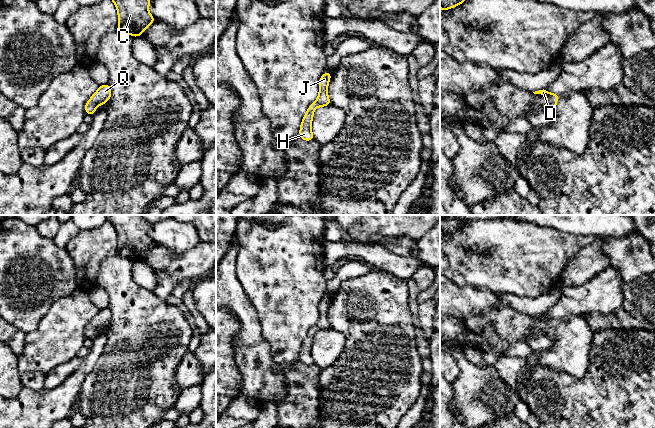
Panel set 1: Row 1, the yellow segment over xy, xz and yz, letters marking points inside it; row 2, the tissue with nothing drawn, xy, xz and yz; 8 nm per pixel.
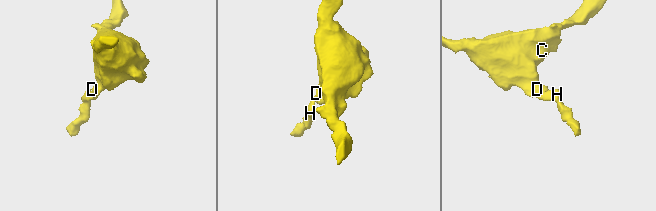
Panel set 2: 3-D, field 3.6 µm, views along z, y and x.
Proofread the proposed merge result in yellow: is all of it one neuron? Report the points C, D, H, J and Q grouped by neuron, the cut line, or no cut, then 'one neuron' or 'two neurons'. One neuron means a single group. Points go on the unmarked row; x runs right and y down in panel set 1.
C D H J Q | no cut | one neuron

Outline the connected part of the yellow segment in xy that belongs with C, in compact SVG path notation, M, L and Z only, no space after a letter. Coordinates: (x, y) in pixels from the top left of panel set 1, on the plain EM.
M107 215L118 236L117 254L133 261L142 260L156 244L149 236L151 224L141 215Z

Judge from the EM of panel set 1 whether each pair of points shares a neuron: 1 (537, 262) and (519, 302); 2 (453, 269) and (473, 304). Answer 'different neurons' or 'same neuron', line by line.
1: different neurons
2: different neurons

